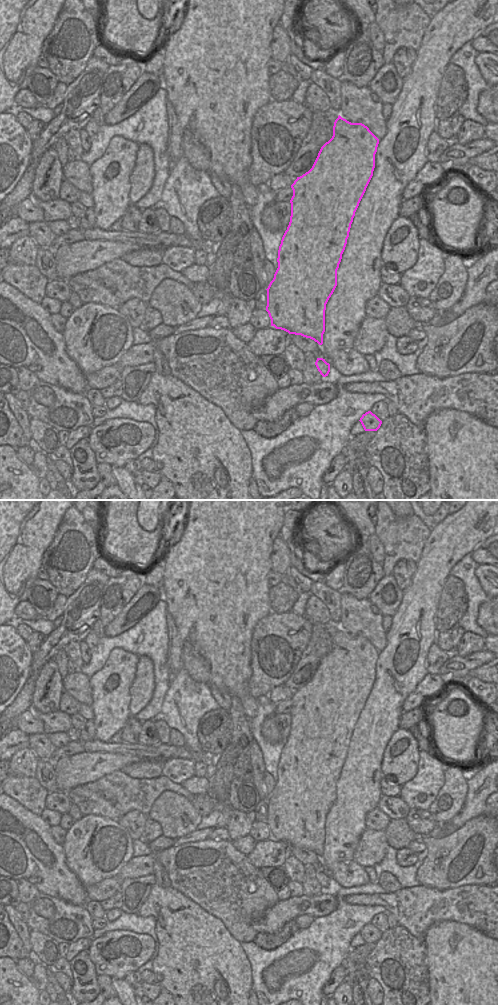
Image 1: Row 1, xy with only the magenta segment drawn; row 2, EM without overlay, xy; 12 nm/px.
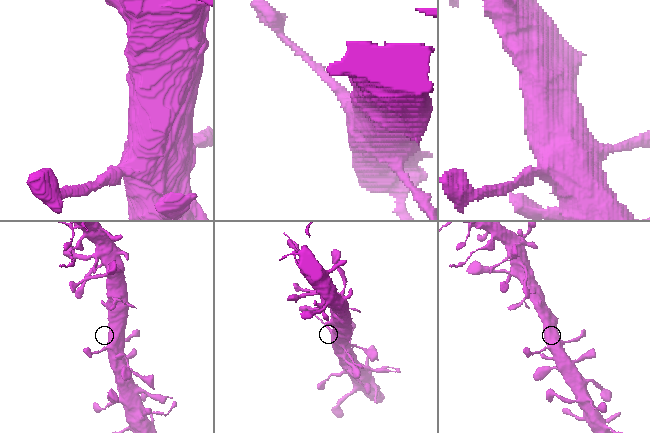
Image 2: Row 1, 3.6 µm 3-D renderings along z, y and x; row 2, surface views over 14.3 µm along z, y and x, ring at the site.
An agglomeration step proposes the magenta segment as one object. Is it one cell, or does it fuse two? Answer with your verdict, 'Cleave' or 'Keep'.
Keep.

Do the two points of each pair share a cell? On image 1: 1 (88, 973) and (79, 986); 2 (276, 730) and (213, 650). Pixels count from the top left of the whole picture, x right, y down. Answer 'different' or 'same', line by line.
1: same
2: different

